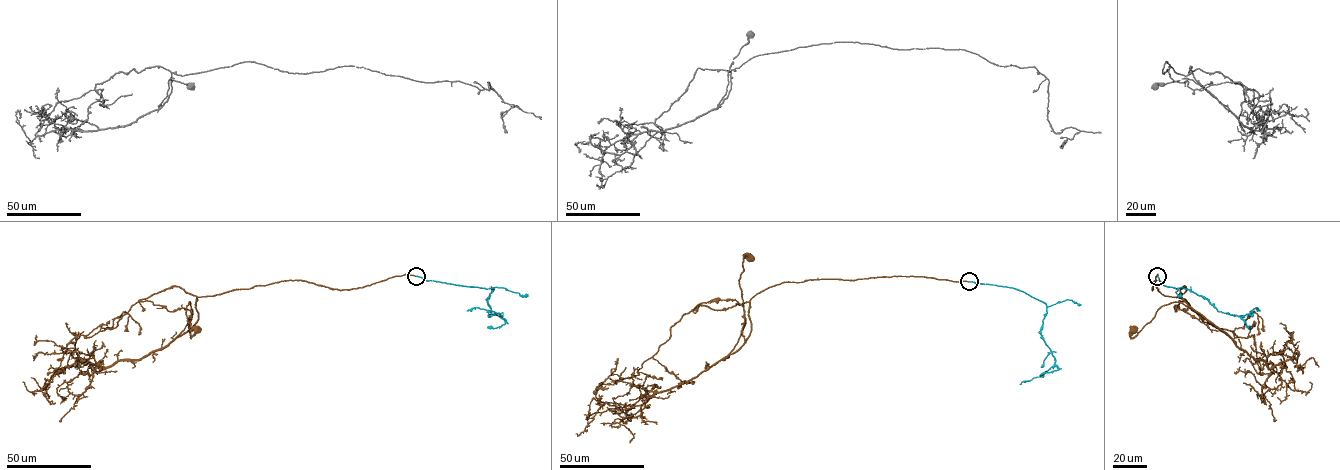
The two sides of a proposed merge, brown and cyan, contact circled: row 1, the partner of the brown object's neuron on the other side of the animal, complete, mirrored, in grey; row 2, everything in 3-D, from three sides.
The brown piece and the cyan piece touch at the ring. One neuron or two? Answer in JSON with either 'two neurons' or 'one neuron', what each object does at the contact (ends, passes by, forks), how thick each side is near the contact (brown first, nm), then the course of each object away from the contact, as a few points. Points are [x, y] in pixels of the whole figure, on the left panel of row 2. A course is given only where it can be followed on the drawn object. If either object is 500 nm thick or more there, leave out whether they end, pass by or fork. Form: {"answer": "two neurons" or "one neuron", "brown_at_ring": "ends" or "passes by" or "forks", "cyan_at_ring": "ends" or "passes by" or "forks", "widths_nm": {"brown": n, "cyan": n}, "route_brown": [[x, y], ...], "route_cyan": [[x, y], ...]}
{"answer": "one neuron", "brown_at_ring": "ends", "cyan_at_ring": "ends", "widths_nm": {"brown": 200, "cyan": 260}, "route_brown": [[416, 276], [339, 290], [285, 280], [197, 297], [198, 319], [177, 337], [190, 302], [191, 337], [197, 329]], "route_cyan": [[416, 276], [426, 280], [493, 288], [487, 303], [492, 311], [502, 316], [478, 307], [466, 310]]}

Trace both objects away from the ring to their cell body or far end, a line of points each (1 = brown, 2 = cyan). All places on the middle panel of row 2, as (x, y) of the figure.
1: (969, 281), (781, 282), (750, 299), (751, 331), (730, 354), (745, 324), (739, 279), (750, 257)
2: (969, 281), (1016, 288), (1046, 305), (1040, 334), (1055, 359), (1054, 365), (1042, 375), (1019, 384)

